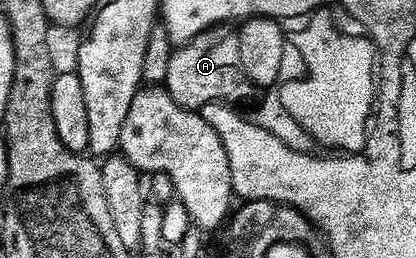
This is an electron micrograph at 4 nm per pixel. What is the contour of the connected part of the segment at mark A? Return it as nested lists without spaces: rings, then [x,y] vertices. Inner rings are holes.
[[[213,27],[188,41],[173,48],[170,67],[166,67],[166,79],[163,88],[178,103],[187,109],[200,110],[212,101],[233,103],[241,94],[248,93],[247,68],[239,55],[239,39],[235,28]]]

